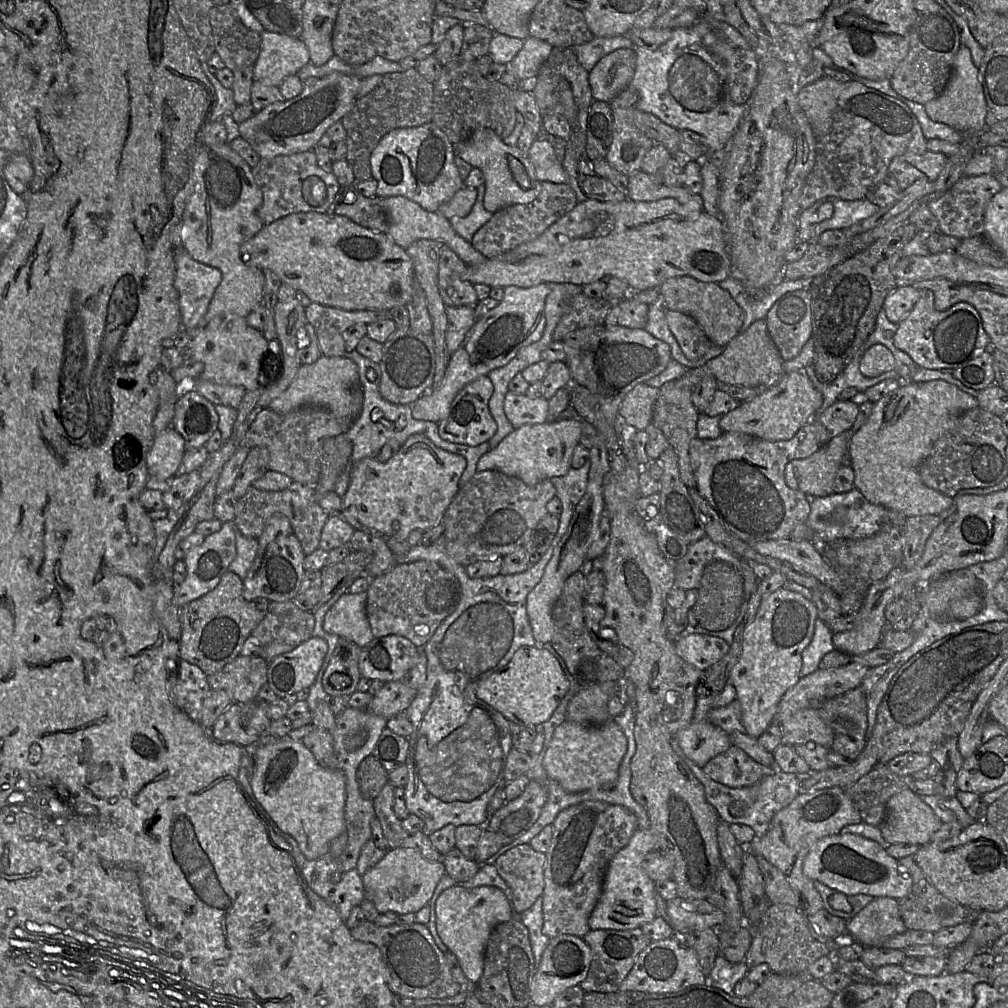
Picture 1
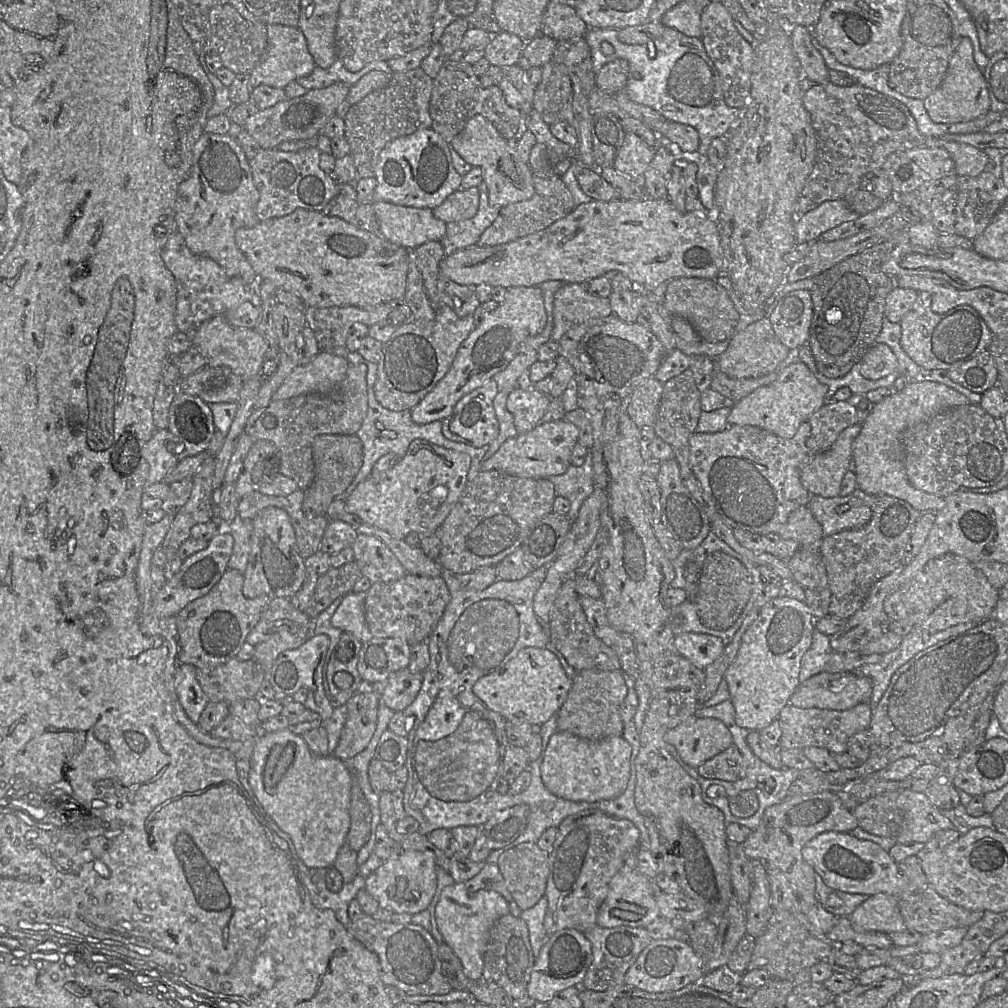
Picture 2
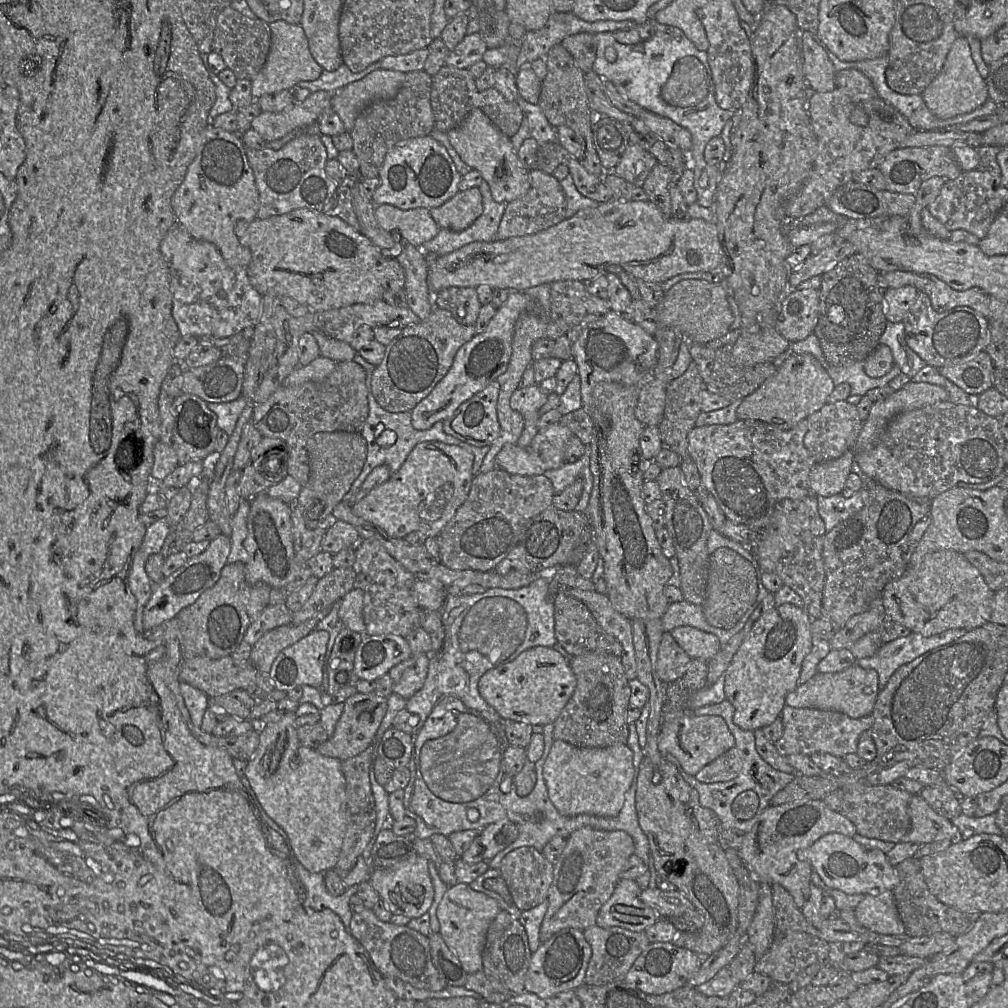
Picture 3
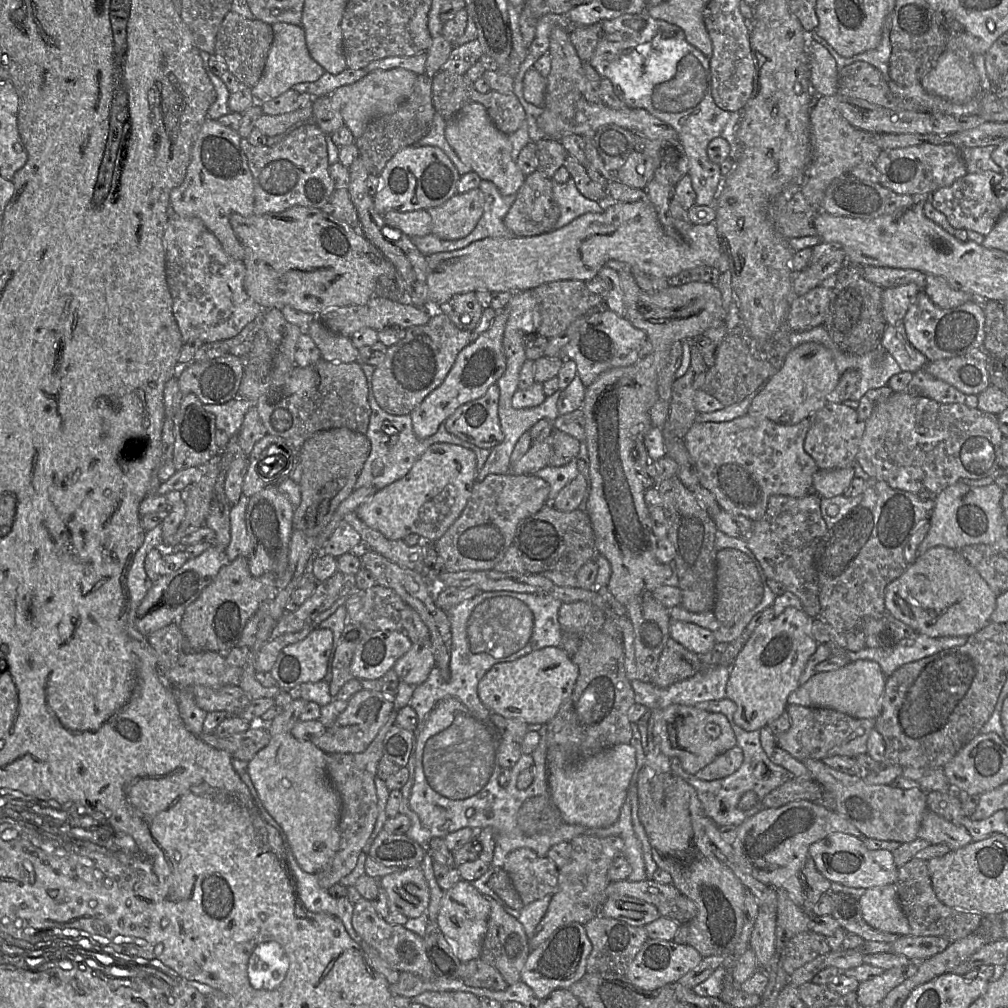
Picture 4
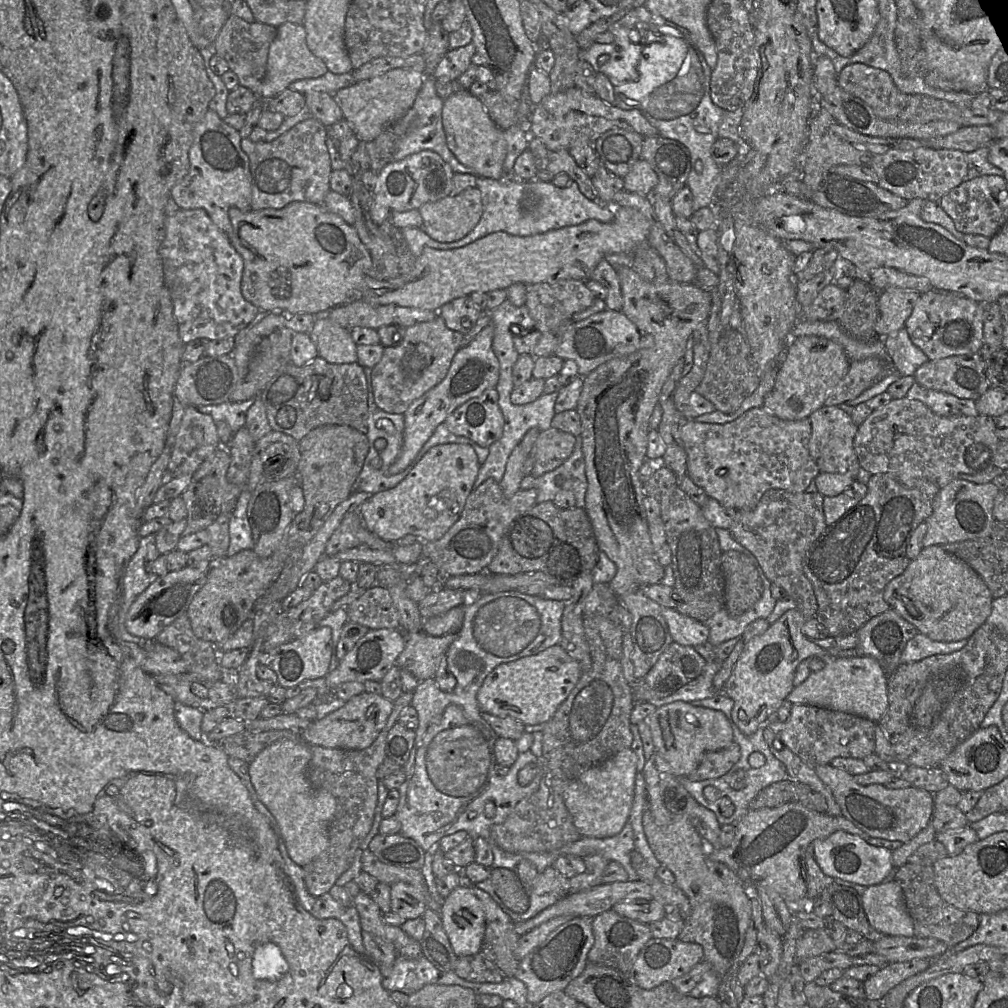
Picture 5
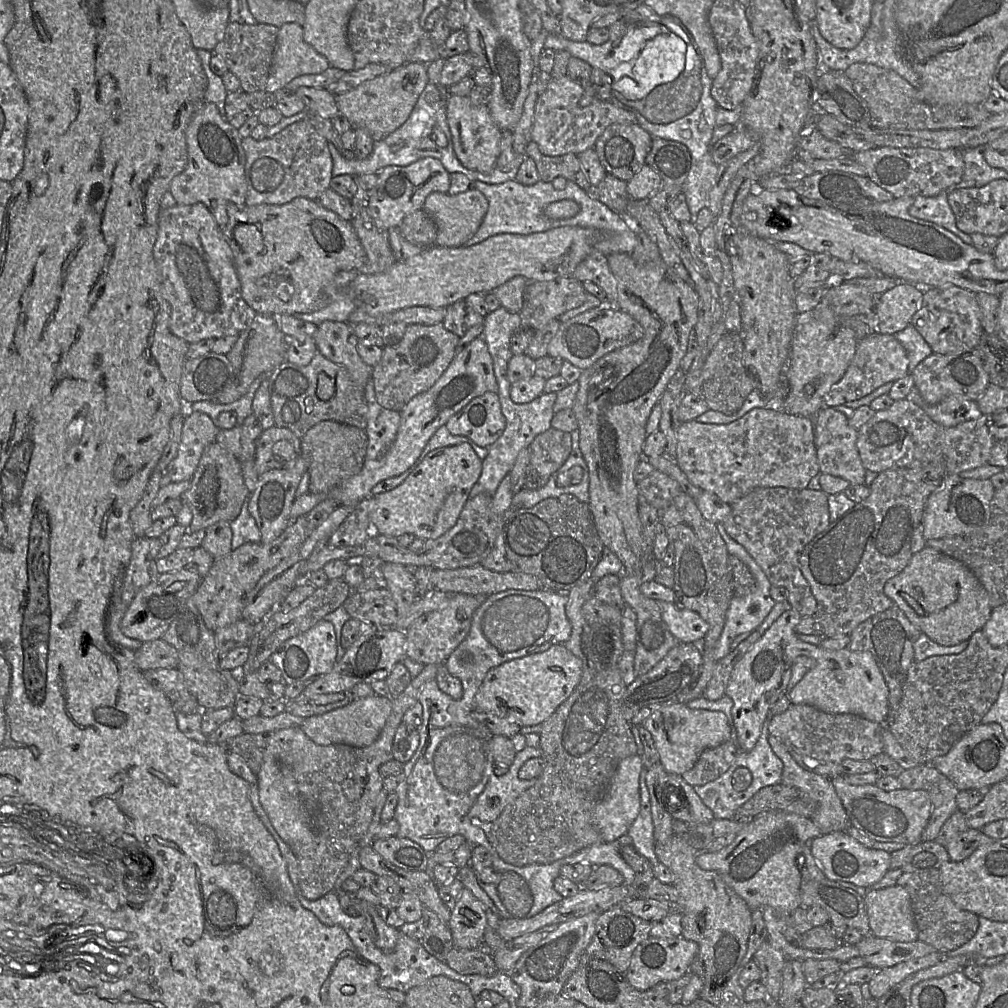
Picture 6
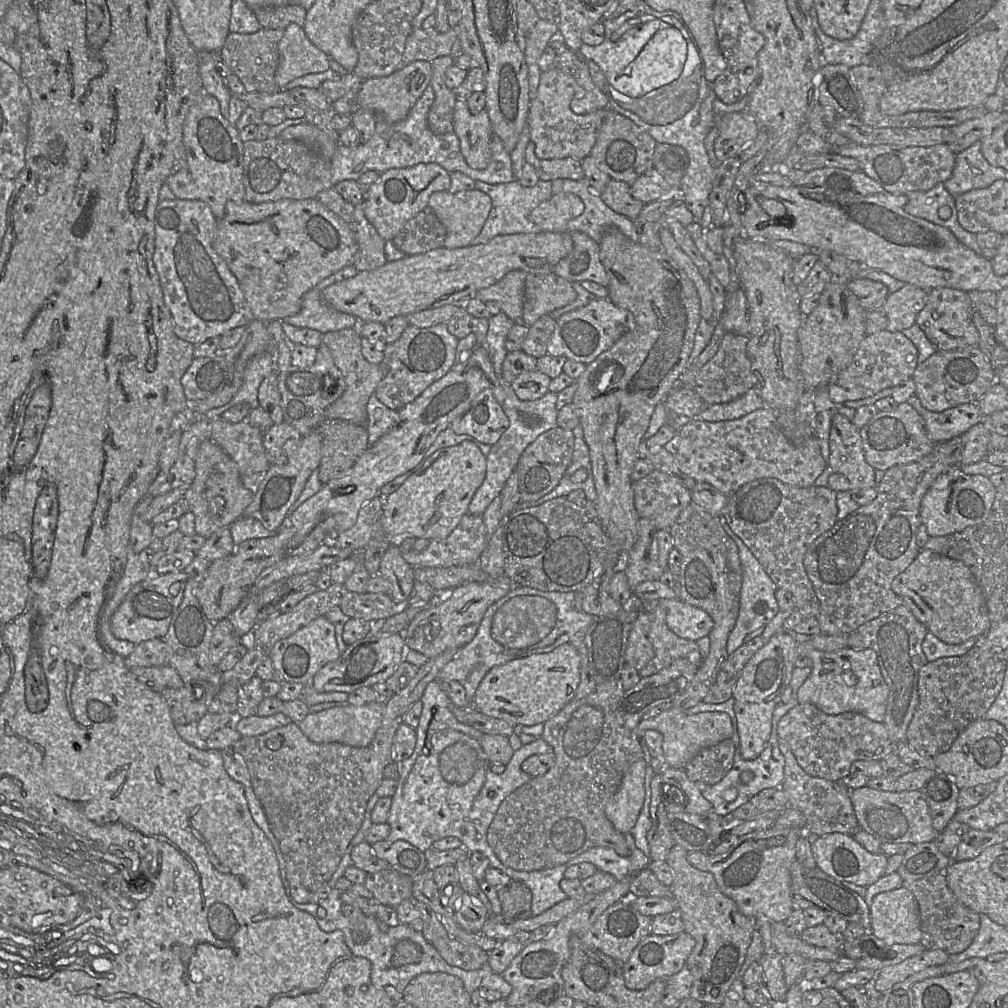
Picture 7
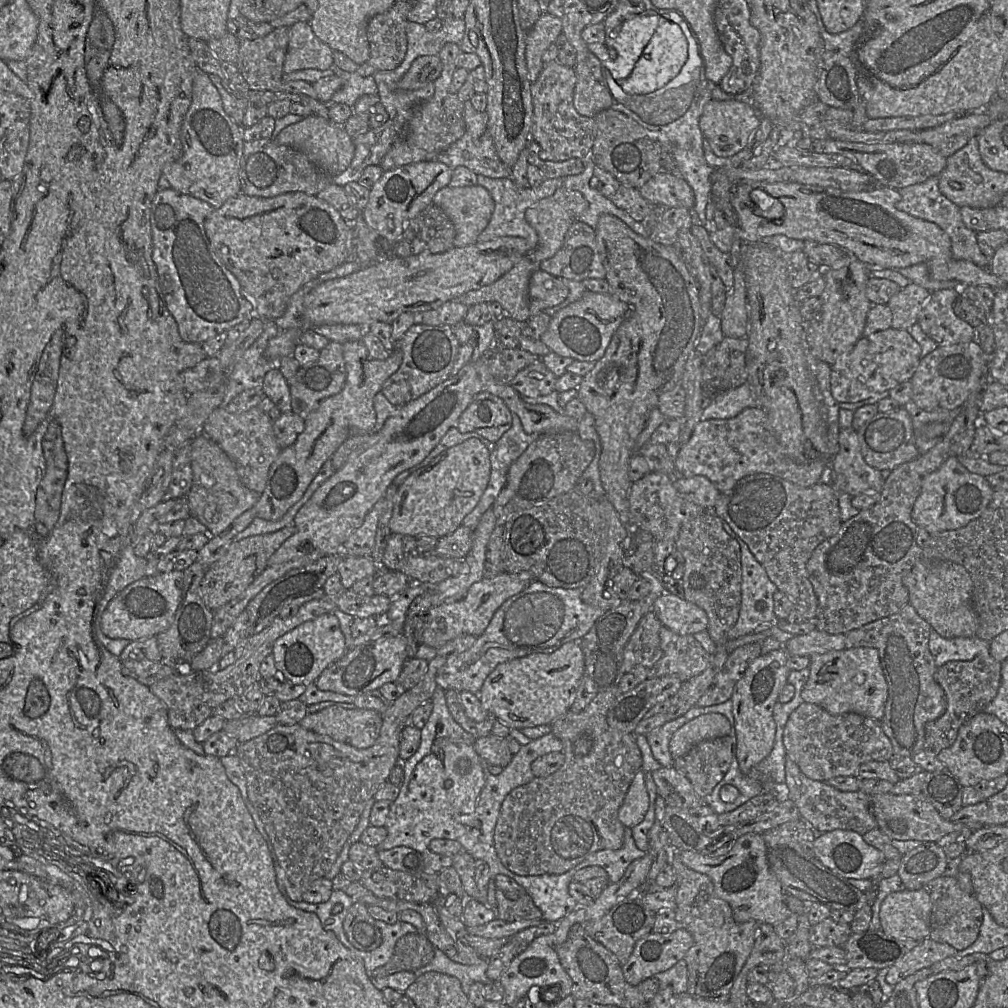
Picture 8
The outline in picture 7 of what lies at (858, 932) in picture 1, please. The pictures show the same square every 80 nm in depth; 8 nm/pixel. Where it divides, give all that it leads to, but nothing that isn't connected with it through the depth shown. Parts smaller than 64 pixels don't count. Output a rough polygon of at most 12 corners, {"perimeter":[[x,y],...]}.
{"perimeter":[[901,887],[876,895],[872,934],[918,944],[916,898]]}

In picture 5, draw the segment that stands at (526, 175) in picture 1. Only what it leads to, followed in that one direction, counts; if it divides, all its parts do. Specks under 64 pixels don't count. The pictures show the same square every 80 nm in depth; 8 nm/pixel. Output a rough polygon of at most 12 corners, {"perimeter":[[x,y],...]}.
{"perimeter":[[468,90],[443,103],[446,143],[478,177],[500,180],[504,130]]}

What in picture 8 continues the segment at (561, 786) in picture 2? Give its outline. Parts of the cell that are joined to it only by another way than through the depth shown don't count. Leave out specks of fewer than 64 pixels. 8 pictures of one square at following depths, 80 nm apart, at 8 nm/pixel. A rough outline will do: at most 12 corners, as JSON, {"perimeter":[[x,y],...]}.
{"perimeter":[[643,769],[636,773],[618,810],[625,827],[638,825],[649,796]]}

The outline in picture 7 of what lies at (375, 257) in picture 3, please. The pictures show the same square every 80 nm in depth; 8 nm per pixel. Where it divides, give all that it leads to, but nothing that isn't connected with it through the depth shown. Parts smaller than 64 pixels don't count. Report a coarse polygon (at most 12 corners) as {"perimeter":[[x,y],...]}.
{"perimeter":[[315,198],[228,201],[212,240],[255,319],[353,264]]}

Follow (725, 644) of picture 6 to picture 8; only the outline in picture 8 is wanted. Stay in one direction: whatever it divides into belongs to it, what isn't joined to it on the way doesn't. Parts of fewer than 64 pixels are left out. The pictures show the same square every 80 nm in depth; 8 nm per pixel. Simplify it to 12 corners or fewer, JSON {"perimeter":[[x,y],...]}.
{"perimeter":[[747,544],[741,550],[741,608],[728,639],[779,620],[778,590]]}

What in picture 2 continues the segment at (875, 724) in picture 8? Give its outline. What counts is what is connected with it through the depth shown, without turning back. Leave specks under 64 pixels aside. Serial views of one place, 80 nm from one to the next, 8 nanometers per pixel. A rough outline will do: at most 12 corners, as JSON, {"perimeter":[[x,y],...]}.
{"perimeter":[[872,708],[780,712],[779,749],[814,746],[844,753],[868,729]]}

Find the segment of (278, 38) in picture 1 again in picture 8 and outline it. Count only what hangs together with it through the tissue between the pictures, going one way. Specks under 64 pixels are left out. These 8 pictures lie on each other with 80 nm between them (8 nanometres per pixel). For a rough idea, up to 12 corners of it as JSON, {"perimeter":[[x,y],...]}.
{"perimeter":[[309,22],[290,27],[284,74],[327,70],[332,49]]}

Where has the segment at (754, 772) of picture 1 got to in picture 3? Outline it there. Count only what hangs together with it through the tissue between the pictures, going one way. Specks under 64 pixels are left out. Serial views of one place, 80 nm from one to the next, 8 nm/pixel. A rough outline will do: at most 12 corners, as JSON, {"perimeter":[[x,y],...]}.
{"perimeter":[[734,746],[704,766],[702,783],[736,778],[742,759]]}

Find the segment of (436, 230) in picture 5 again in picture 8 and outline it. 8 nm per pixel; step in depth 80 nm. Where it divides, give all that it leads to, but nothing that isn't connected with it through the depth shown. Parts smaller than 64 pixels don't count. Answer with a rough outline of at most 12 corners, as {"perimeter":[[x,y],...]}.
{"perimeter":[[479,185],[446,187],[432,203],[454,247],[477,242],[494,209]]}

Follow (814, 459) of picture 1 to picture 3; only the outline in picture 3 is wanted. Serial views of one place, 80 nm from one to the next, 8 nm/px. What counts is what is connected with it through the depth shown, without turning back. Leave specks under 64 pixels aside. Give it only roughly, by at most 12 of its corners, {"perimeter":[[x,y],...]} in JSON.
{"perimeter":[[854,450],[816,463],[811,493],[841,494],[851,473]]}

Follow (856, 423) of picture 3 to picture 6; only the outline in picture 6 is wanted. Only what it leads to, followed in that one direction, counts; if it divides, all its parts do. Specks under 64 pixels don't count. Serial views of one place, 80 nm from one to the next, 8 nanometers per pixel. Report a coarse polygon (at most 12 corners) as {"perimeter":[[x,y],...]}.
{"perimeter":[[834,407],[814,416],[820,472],[865,485],[858,430]]}

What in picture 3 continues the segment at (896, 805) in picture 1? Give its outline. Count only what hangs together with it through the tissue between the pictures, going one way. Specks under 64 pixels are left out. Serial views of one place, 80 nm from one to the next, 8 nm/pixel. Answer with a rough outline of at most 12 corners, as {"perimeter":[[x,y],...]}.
{"perimeter":[[920,794],[909,802],[910,831],[900,842],[963,838]]}

